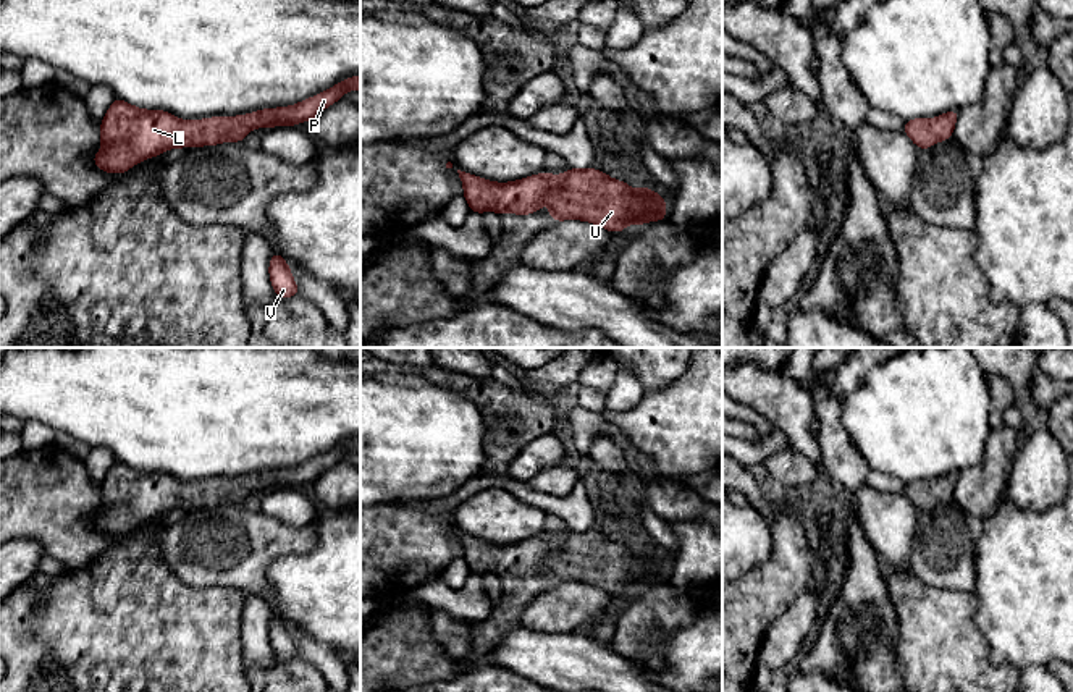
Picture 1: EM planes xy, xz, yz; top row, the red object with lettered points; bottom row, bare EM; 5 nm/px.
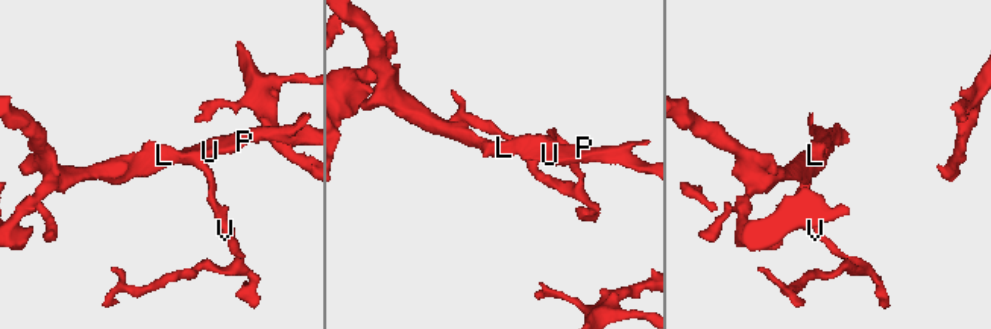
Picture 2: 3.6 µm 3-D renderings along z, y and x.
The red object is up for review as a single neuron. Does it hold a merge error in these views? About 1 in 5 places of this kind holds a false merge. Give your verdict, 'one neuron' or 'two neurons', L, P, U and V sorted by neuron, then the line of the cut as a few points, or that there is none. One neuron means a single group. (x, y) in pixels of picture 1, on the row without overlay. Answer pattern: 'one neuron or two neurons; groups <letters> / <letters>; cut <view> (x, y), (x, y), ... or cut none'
one neuron; groups L P U V; cut none

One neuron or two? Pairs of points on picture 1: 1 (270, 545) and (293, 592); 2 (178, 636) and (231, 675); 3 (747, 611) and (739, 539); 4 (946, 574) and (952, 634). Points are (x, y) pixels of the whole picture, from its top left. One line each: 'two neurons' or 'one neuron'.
1: two neurons
2: one neuron
3: two neurons
4: two neurons

